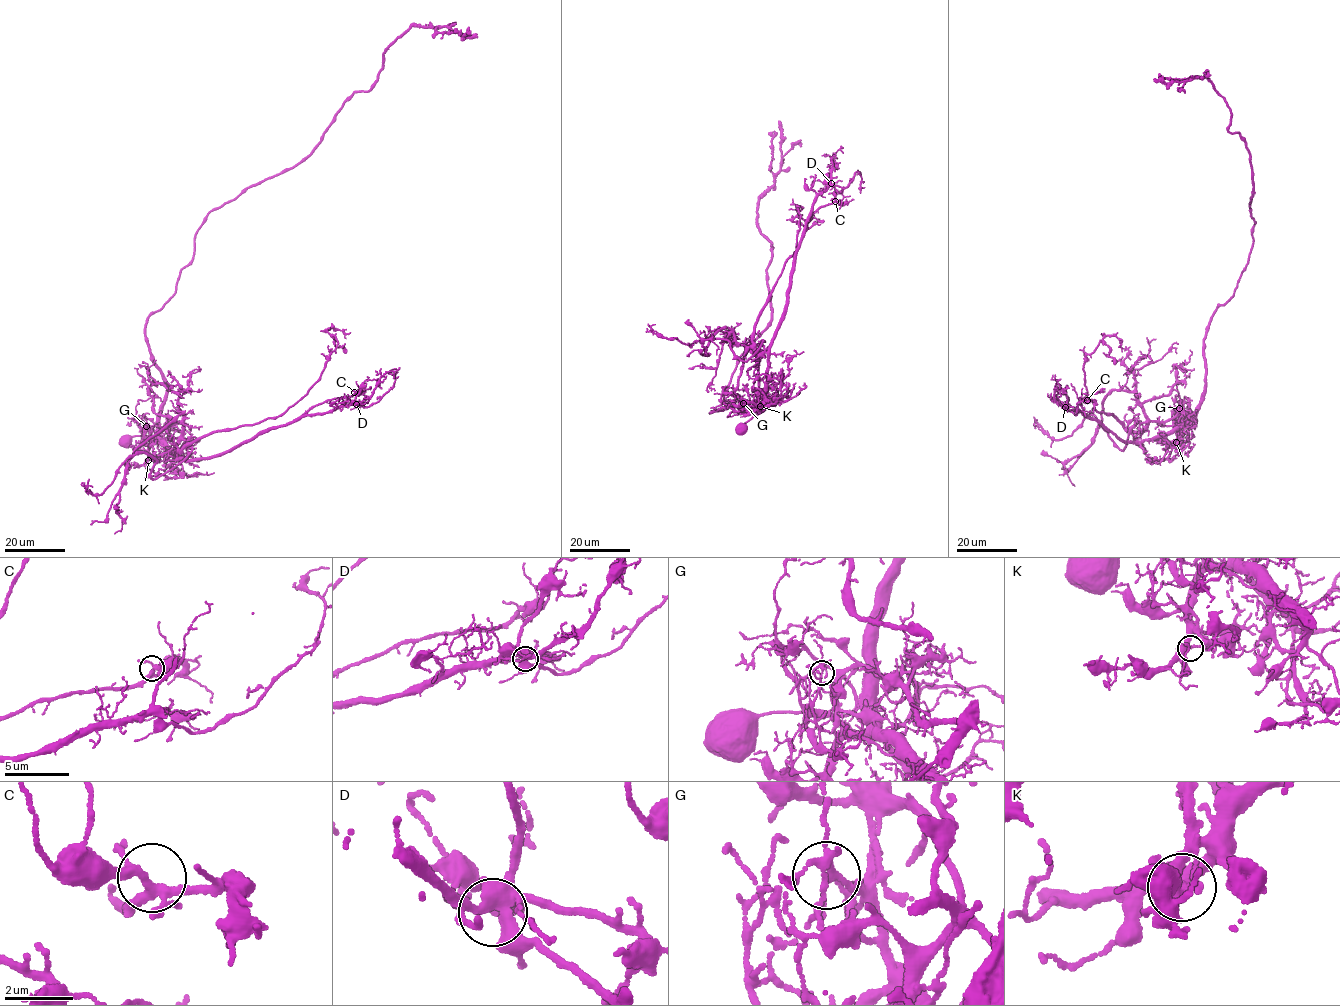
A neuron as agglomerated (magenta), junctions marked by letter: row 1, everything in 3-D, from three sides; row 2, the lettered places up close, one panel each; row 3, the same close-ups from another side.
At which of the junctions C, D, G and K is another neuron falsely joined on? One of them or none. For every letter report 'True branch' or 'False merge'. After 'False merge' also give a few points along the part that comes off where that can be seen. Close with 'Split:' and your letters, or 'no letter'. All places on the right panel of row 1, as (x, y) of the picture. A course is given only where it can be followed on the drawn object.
C: True branch
D: True branch
G: False merge. Course of the part to remove: (1178, 408), (1190, 412), (1130, 432), (1093, 409), (1086, 356), (1106, 335), (1122, 340), (1119, 346)
K: True branch
Split: G

